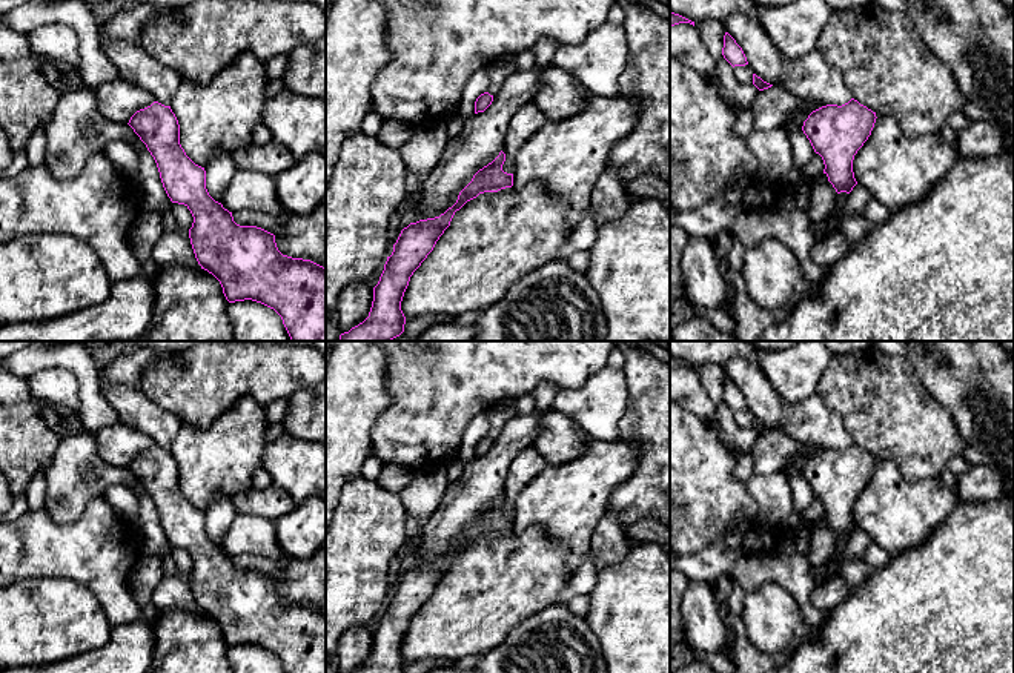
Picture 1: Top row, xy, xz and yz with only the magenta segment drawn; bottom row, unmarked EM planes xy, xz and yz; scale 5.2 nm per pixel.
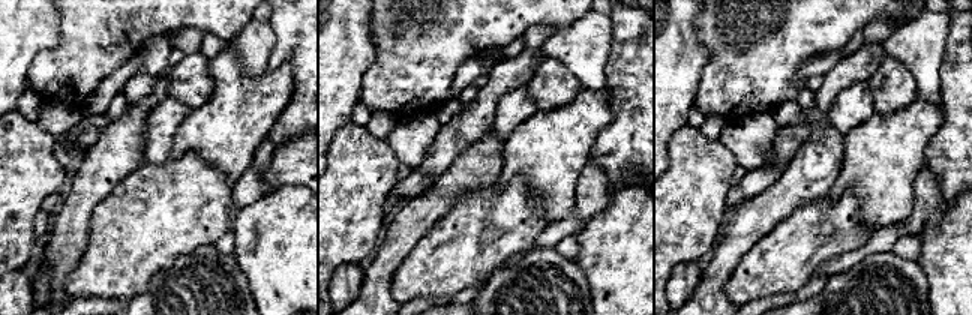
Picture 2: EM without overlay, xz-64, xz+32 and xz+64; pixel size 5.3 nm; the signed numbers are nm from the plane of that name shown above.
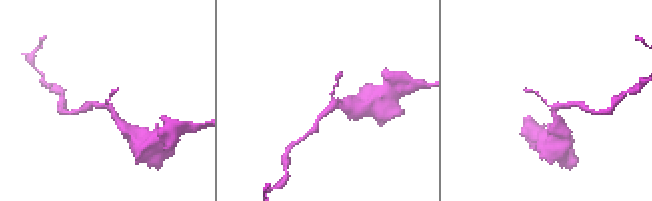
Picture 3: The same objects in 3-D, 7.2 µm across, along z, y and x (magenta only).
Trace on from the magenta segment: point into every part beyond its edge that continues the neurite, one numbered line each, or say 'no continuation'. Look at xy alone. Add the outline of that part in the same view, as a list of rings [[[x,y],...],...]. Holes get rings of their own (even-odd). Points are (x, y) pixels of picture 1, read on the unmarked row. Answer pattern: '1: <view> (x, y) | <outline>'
no continuation

